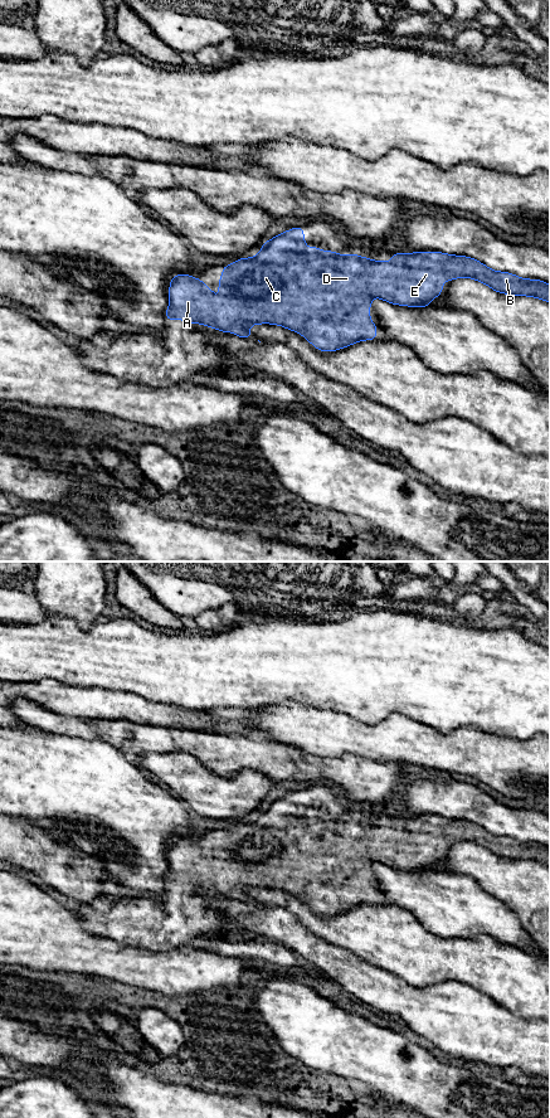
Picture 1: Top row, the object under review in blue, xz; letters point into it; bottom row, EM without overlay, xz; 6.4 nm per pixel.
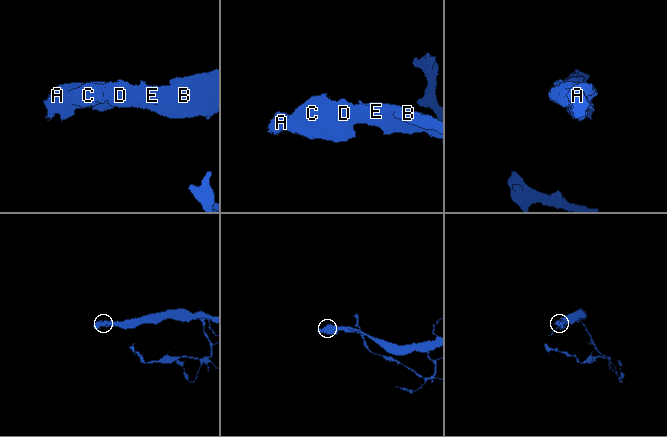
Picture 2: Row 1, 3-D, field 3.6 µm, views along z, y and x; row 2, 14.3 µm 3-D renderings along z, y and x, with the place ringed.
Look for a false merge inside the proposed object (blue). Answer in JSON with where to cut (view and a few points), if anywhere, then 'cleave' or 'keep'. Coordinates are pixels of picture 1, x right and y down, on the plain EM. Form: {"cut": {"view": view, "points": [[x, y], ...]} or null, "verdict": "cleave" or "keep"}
{"cut": null, "verdict": "keep"}

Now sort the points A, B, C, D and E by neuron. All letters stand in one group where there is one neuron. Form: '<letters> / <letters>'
A B C D E

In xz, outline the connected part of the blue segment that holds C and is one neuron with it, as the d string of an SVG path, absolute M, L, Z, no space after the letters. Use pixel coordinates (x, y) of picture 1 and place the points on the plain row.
M302 791L289 793L264 806L262 815L254 822L239 821L238 826L224 830L223 840L219 842L220 851L216 856L227 864L225 867L216 864L213 860L214 856L201 844L182 837L176 838L170 845L170 869L165 876L166 883L203 888L223 896L232 895L235 900L249 904L252 900L248 893L249 889L281 889L301 898L321 915L335 915L361 904L376 904L378 890L373 888L369 880L373 861L379 861L394 869L432 871L429 865L443 857L442 847L454 842L473 842L500 857L530 860L550 867L550 849L544 845L526 844L512 837L492 835L471 821L444 818L442 816L396 817L391 818L391 825L388 827L371 825L368 821L360 822L356 817L341 820L334 815L323 816L317 811L307 813L303 796L305 792Z

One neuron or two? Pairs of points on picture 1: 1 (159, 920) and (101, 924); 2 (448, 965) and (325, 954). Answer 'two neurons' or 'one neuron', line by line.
1: one neuron
2: two neurons

